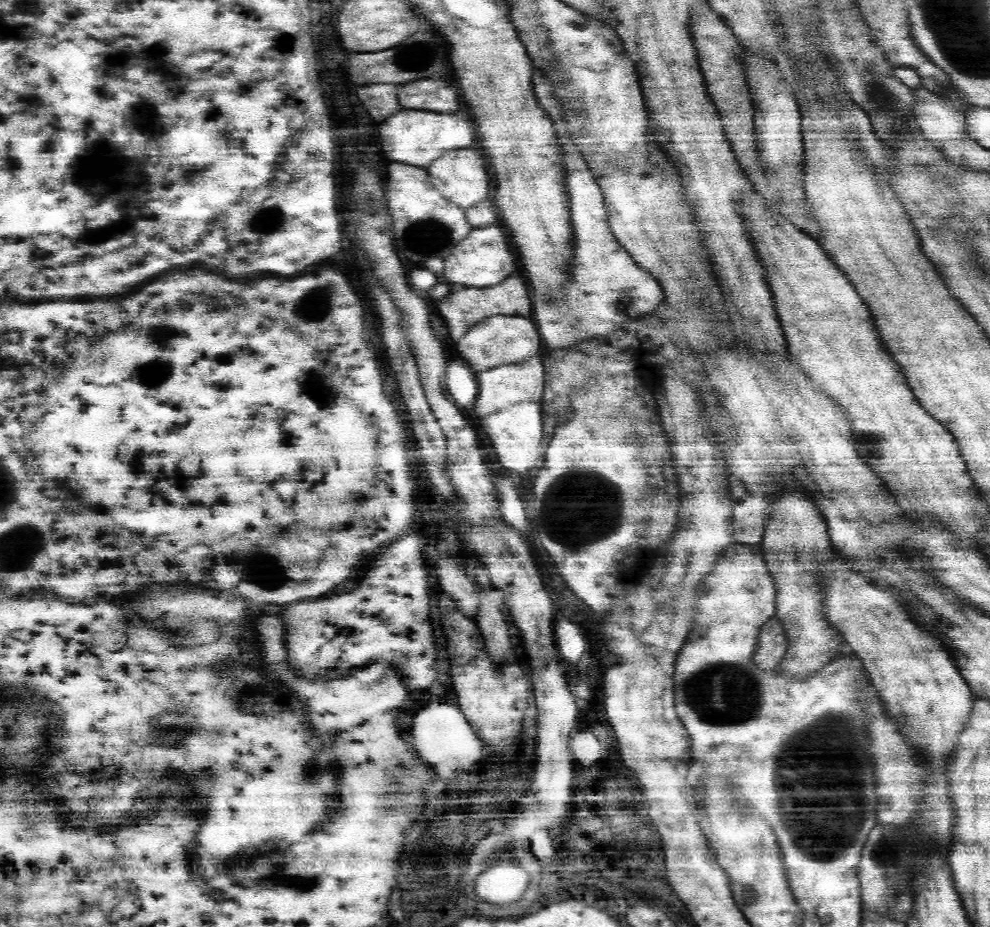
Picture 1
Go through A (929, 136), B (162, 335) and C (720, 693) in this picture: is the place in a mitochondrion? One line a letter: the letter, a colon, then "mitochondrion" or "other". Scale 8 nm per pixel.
A: other
B: other
C: mitochondrion

